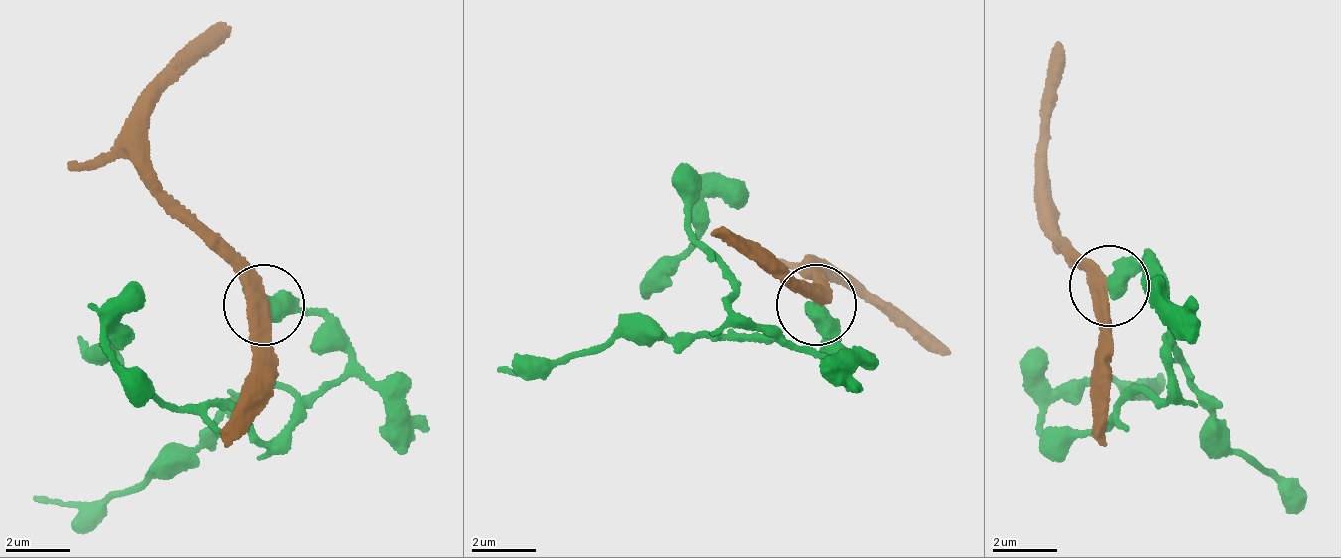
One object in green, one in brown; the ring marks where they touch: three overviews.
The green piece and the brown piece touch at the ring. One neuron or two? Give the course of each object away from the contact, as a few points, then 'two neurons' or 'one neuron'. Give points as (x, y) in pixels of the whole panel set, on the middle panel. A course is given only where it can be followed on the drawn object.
green runs (817, 305), (842, 347), (843, 365), (736, 310), (730, 275), (691, 237), (694, 179), (694, 223), (651, 296); brown runs (817, 298), (833, 288), (812, 269), (820, 267), (860, 297), (951, 354); two neurons

